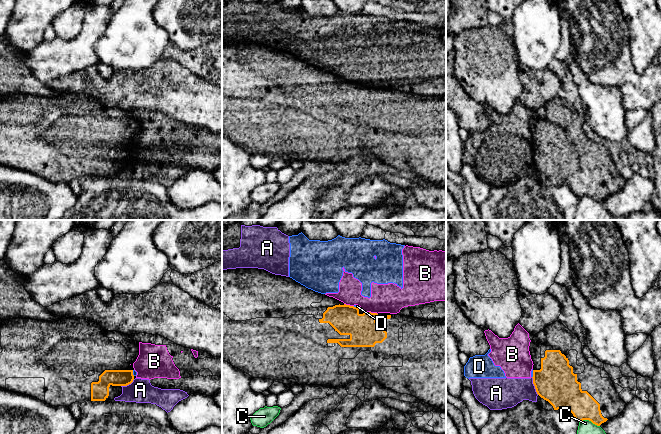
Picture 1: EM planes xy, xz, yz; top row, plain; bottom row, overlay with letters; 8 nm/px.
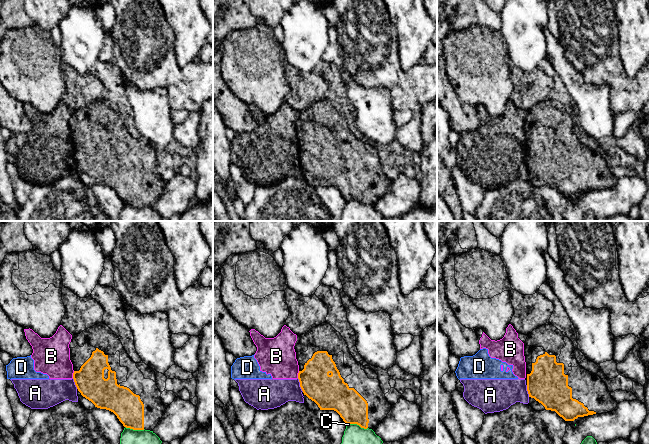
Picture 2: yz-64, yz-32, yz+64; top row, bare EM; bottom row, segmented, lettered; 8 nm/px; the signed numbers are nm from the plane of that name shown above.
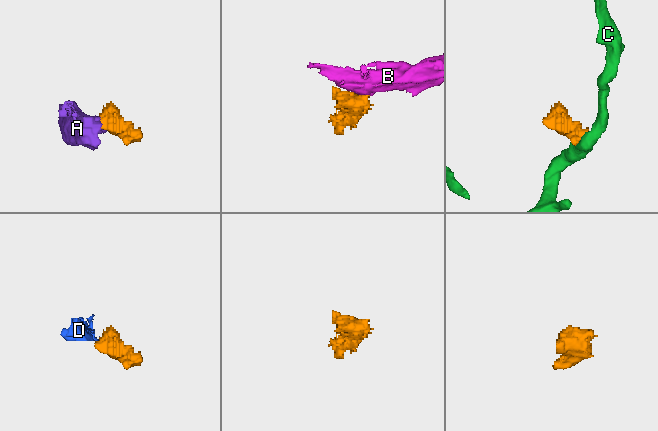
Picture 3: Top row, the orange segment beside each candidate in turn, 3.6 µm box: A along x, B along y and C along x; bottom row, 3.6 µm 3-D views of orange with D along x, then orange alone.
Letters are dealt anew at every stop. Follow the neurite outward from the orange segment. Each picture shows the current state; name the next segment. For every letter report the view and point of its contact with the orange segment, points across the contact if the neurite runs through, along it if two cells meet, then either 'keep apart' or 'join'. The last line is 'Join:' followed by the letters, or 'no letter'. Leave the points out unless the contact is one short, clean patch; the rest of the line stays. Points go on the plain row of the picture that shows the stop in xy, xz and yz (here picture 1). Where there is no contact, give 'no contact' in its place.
A: meets orange in yz at (534, 161); border along yz (531, 153), (535, 167), (538, 170); keep apart
B: meets orange in xz at (370, 88); keep apart
C: meets orange in yz at (589, 196); border along yz (579, 197), (590, 196), (599, 202); keep apart
D: meets orange in yz at (533, 150); border along yz (533, 146), (532, 153); keep apart
Join: no letter

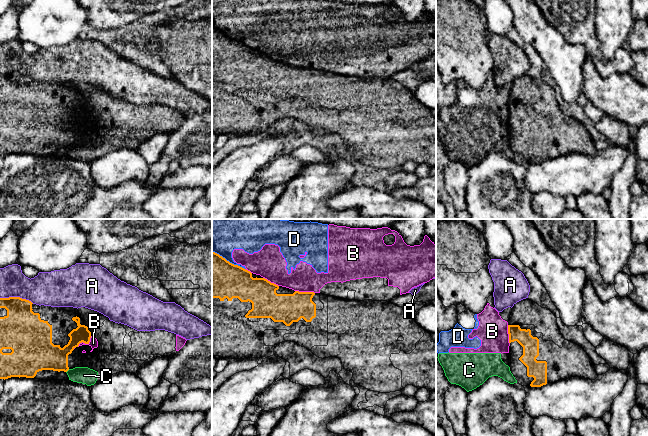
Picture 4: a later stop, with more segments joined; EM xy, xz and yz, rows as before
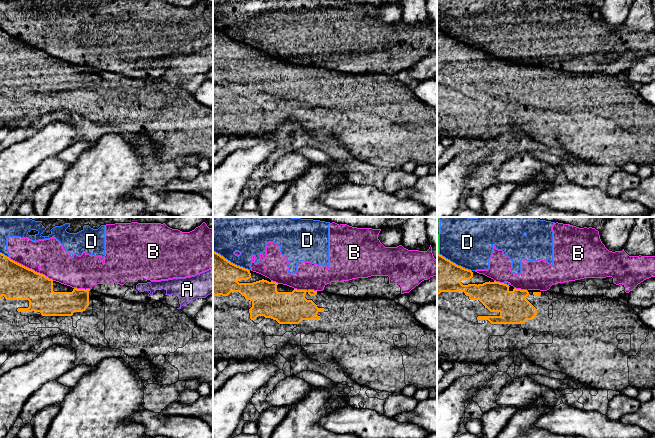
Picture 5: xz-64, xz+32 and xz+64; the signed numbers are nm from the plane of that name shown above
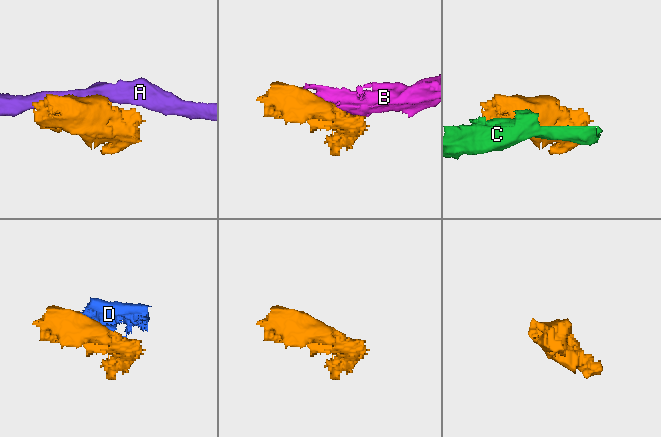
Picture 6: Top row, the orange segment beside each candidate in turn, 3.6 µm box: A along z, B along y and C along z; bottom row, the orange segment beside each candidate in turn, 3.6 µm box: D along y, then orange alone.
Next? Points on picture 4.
A: meets orange in xy at (17, 73); keep apart
B: meets orange in xy at (85, 119); keep apart
C: meets orange in xy at (67, 146); keep apart
D: meets orange in xz at (228, 37); keep apart
Join: no letter

